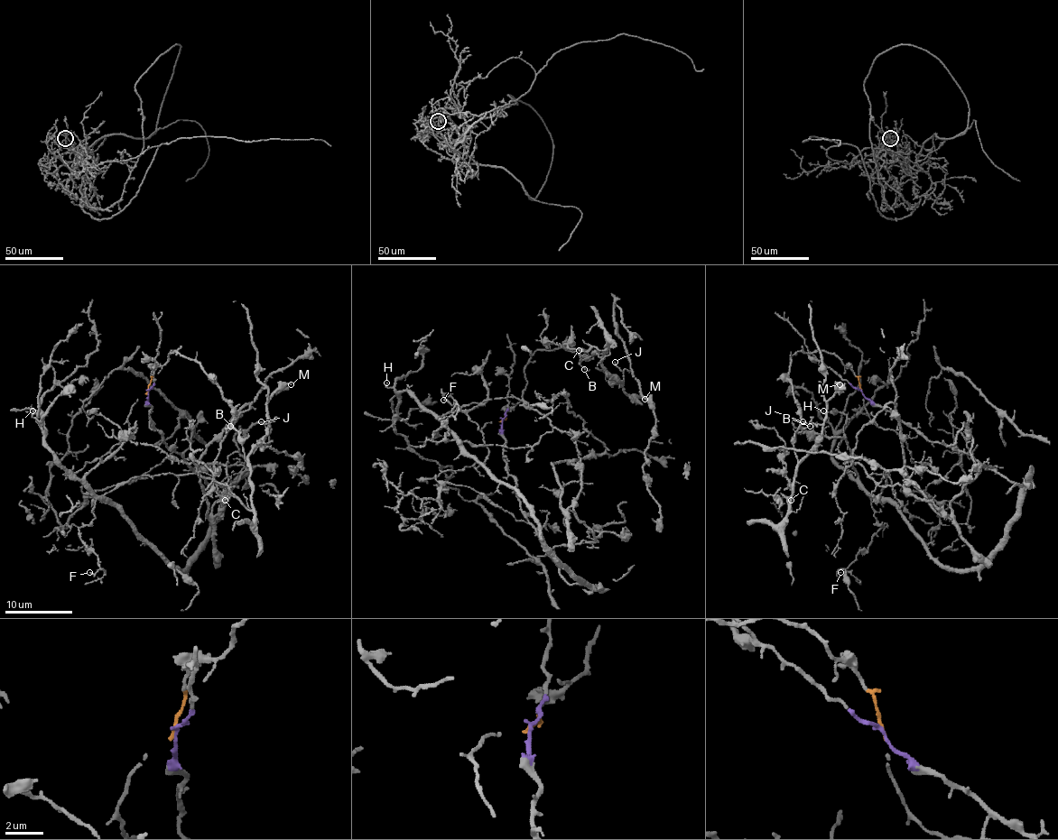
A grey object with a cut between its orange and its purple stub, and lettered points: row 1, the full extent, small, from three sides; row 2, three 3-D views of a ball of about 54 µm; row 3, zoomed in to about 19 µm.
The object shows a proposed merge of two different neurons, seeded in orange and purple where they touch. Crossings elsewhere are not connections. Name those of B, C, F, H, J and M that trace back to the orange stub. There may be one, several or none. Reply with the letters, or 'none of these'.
B, C, J, M

